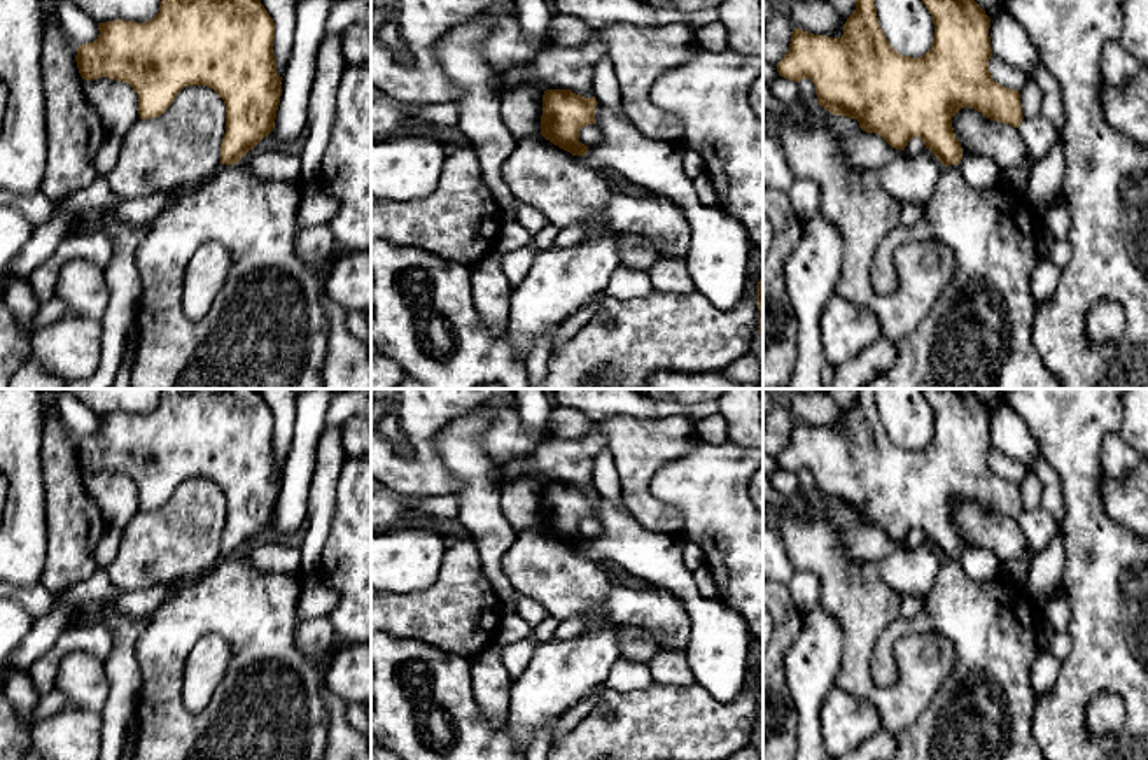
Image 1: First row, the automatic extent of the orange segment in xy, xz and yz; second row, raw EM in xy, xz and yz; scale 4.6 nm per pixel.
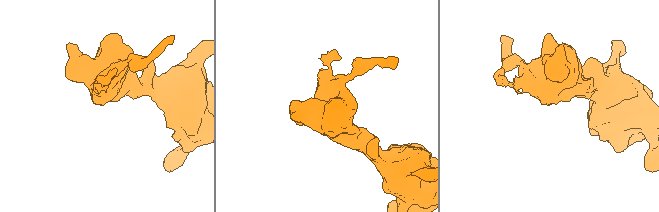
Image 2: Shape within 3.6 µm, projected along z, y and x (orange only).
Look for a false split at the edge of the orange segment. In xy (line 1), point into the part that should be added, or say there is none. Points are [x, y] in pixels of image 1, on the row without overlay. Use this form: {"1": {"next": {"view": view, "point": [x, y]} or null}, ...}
{"1": {"next": null}}

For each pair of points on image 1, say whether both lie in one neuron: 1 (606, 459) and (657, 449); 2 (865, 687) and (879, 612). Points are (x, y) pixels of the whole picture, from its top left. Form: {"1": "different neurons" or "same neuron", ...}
{"1": "different neurons", "2": "same neuron"}

